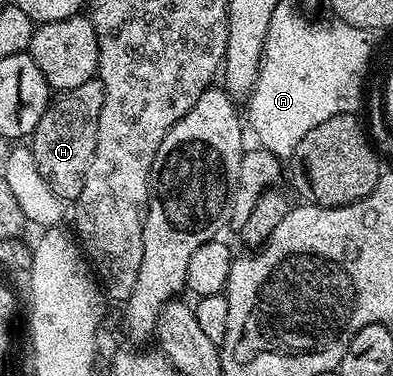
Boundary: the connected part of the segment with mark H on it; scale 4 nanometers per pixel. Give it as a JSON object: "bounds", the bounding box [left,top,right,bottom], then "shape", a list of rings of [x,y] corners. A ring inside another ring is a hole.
{"bounds":[29,77,105,201],"shape":[[[98,77],[85,81],[85,85],[77,85],[77,89],[58,92],[48,103],[41,121],[37,121],[37,129],[29,137],[33,161],[37,161],[37,169],[41,172],[41,177],[45,177],[45,185],[49,185],[49,189],[53,189],[53,193],[57,193],[57,197],[65,201],[79,199],[81,189],[85,189],[85,173],[89,173],[89,161],[93,161],[93,153],[97,145],[97,125],[104,101],[105,93]]]}

